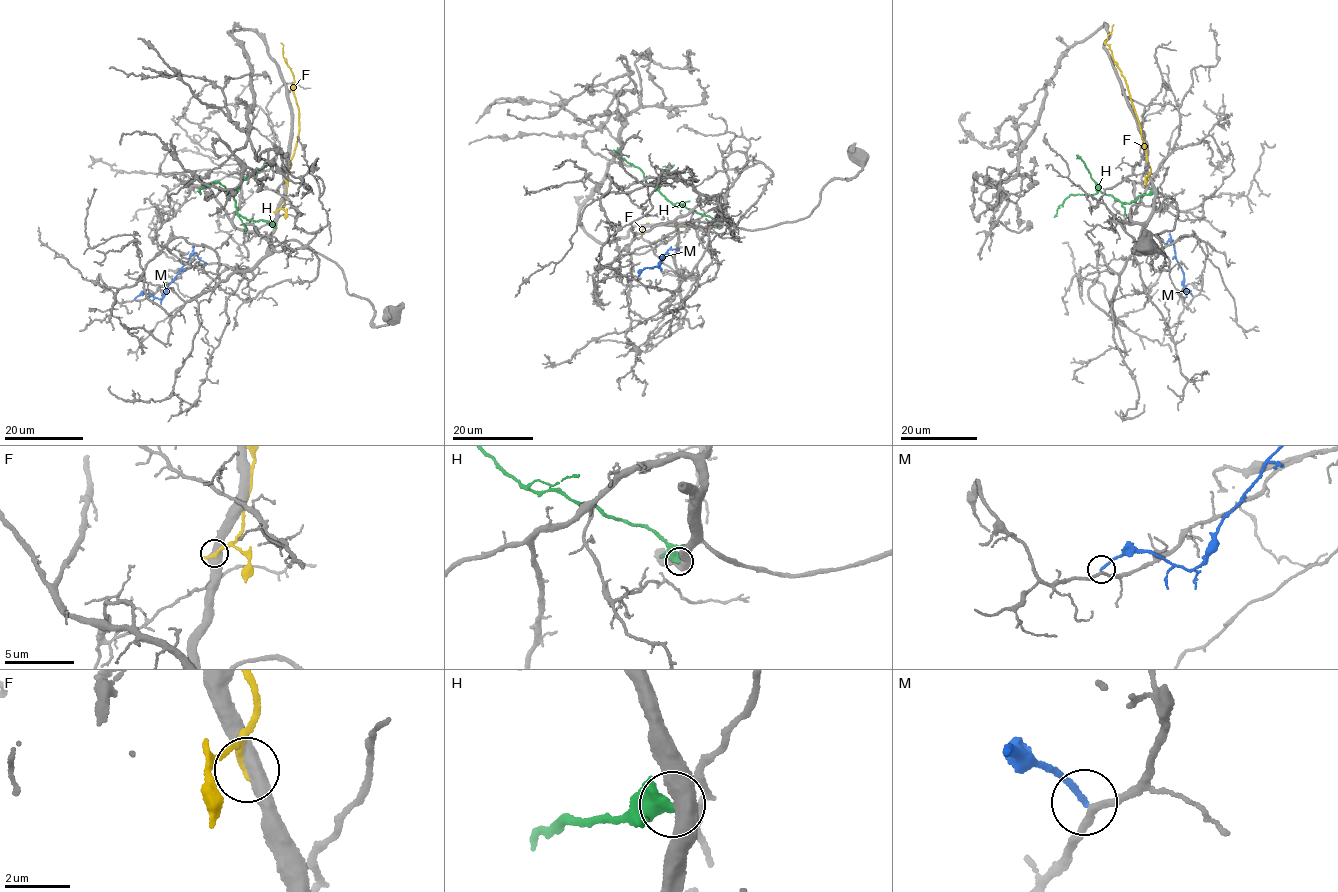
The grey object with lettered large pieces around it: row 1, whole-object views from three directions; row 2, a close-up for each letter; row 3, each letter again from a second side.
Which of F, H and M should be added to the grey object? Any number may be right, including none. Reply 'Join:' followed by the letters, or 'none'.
Join: none

